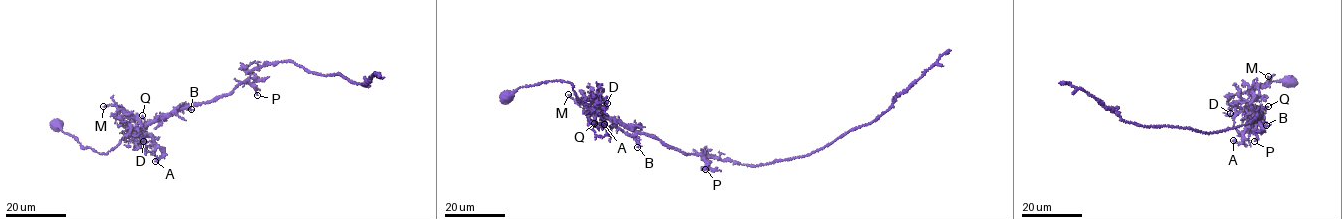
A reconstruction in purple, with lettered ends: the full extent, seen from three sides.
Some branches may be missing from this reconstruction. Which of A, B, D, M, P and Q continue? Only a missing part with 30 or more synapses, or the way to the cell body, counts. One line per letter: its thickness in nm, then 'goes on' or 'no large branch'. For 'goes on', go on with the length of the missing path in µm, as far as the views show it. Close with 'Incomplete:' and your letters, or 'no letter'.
A: 120 nm thick; no large branch
B: 100 nm thick; no large branch
D: 130 nm thick; no large branch
M: 100 nm thick; no large branch
P: 160 nm thick; no large branch
Q: 100 nm thick; no large branch
Incomplete: no letter

